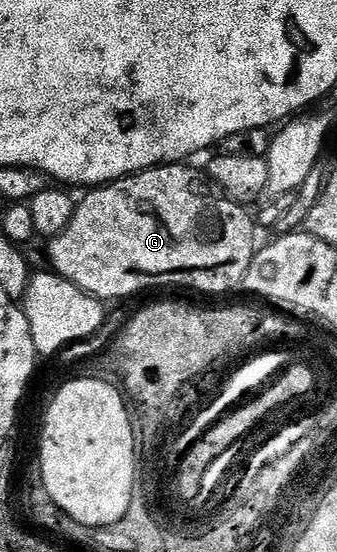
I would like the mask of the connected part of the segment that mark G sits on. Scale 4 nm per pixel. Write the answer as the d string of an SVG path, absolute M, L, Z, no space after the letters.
M174 163L172 165L158 165L156 169L145 169L142 173L135 173L132 177L124 177L118 181L112 181L109 185L93 187L88 190L85 198L77 201L77 210L67 223L67 227L59 236L52 238L49 245L49 261L52 272L58 277L67 279L73 285L77 285L92 297L102 302L117 301L120 297L133 297L144 289L153 289L156 285L182 285L185 289L194 289L197 293L225 293L228 289L240 286L245 280L247 271L251 267L254 257L257 255L259 242L257 242L258 226L255 217L248 213L246 206L240 201L233 201L221 190L215 182L209 179L208 172L192 169L189 163Z

